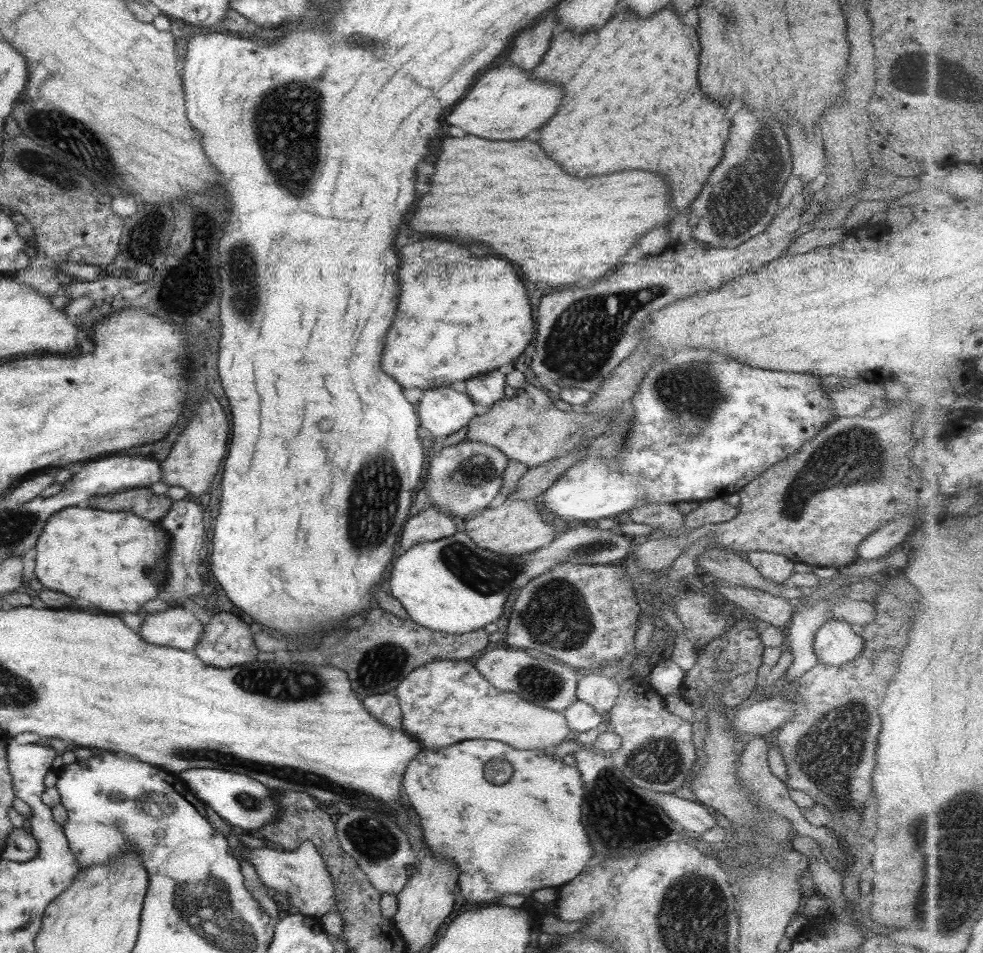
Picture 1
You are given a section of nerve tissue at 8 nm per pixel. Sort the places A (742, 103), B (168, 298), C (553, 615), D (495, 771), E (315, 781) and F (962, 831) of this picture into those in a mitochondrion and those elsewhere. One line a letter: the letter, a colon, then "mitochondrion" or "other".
A: other
B: other
C: mitochondrion
D: mitochondrion
E: mitochondrion
F: mitochondrion

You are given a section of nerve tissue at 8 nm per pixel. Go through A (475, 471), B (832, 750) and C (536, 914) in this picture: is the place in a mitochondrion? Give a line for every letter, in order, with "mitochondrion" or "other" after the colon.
A: mitochondrion
B: mitochondrion
C: other

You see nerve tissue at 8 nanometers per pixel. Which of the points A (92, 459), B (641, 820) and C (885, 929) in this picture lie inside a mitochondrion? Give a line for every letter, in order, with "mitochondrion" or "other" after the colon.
A: other
B: mitochondrion
C: other

